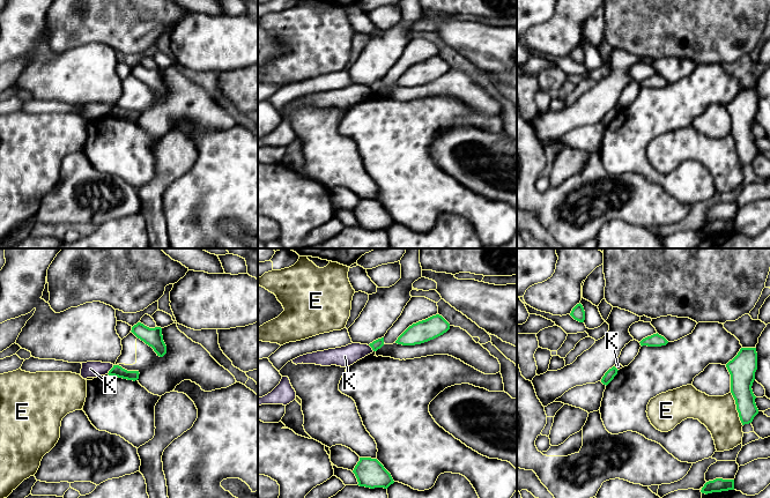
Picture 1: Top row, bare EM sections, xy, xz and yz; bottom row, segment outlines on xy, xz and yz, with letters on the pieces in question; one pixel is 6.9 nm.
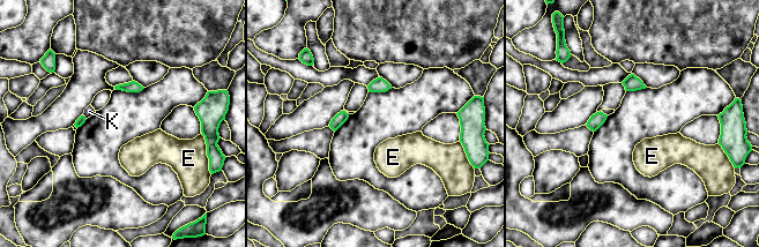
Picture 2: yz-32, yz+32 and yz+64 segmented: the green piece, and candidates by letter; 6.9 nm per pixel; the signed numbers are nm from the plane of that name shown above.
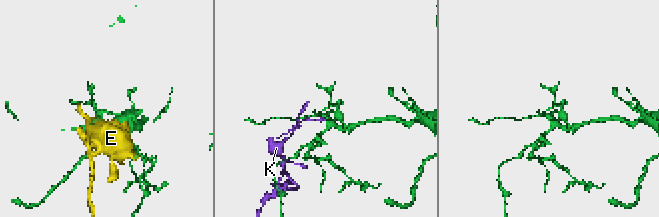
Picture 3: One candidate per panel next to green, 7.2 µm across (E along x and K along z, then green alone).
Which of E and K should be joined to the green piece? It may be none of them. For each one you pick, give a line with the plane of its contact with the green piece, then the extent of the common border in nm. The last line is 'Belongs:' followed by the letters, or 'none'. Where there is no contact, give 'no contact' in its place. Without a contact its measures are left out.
Belongs: none

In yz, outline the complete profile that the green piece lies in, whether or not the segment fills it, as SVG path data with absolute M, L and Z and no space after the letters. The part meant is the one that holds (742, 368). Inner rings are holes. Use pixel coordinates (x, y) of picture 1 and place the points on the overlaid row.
M741 348L726 367L731 374L731 393L735 400L740 421L742 425L749 424L758 414L756 396L752 389L757 370L756 348Z

